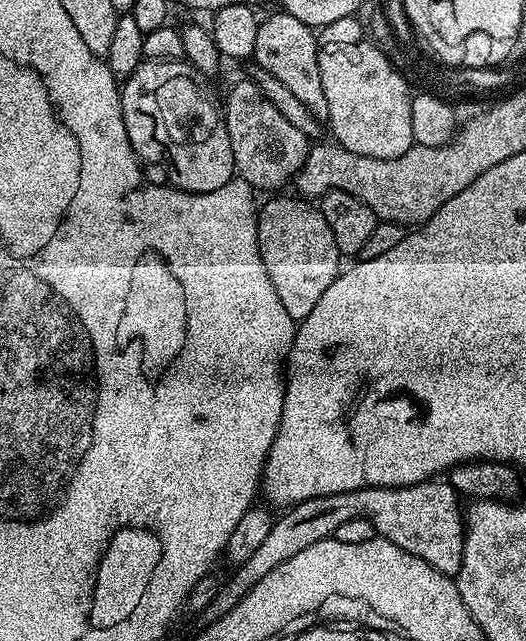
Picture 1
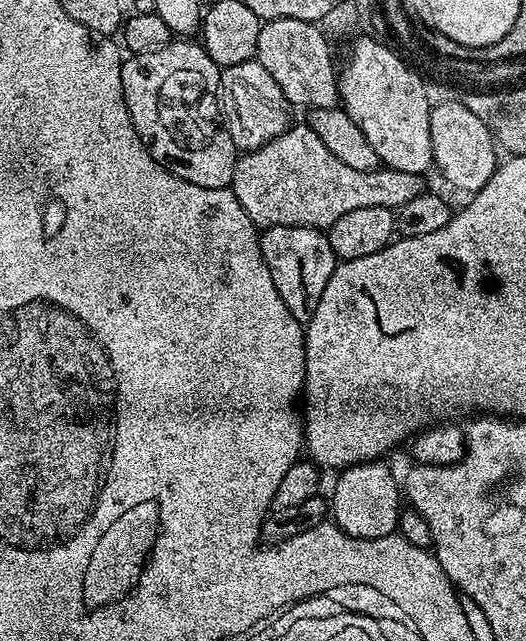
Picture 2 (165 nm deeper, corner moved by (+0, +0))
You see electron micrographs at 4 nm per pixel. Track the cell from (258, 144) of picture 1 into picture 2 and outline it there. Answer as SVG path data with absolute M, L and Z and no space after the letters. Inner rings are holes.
M255 58L238 62L238 66L230 66L221 71L216 98L220 102L224 129L241 153L253 152L266 146L266 142L281 136L294 120L293 105L288 103L286 94L282 94L278 82L270 78L266 66L259 64Z

